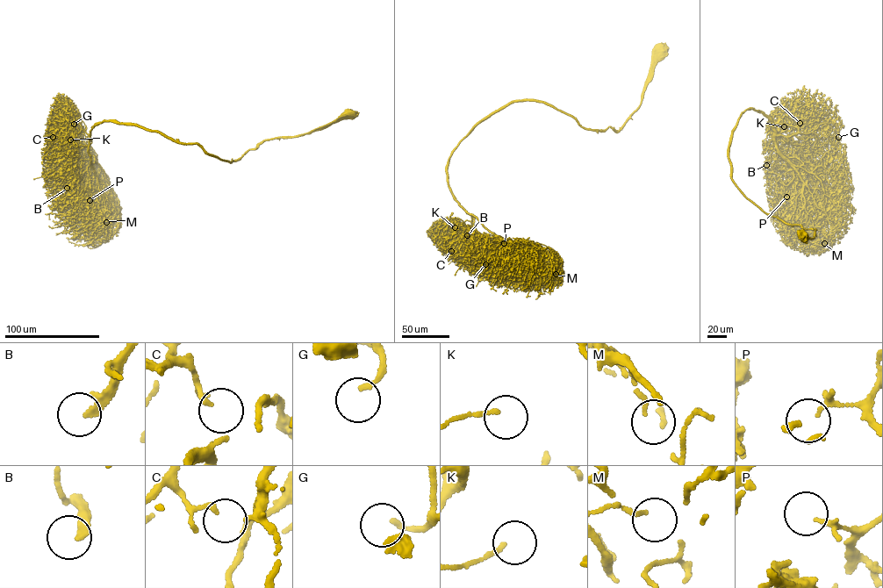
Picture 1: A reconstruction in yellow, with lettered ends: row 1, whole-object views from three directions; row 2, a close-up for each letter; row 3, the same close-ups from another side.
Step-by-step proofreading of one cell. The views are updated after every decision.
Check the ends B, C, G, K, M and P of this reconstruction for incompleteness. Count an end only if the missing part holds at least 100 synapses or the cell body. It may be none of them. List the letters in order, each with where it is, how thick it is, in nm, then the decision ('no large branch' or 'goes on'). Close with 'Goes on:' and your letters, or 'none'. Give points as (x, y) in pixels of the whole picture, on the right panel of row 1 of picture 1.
B: (766, 165) | 240 nm | goes on
C: (800, 123) | 90 nm | no large branch
G: (838, 137) | 150 nm | goes on
K: (784, 126) | 130 nm | no large branch
M: (824, 243) | 90 nm | no large branch
P: (786, 197) | 190 nm | no large branch
Goes on: B, G

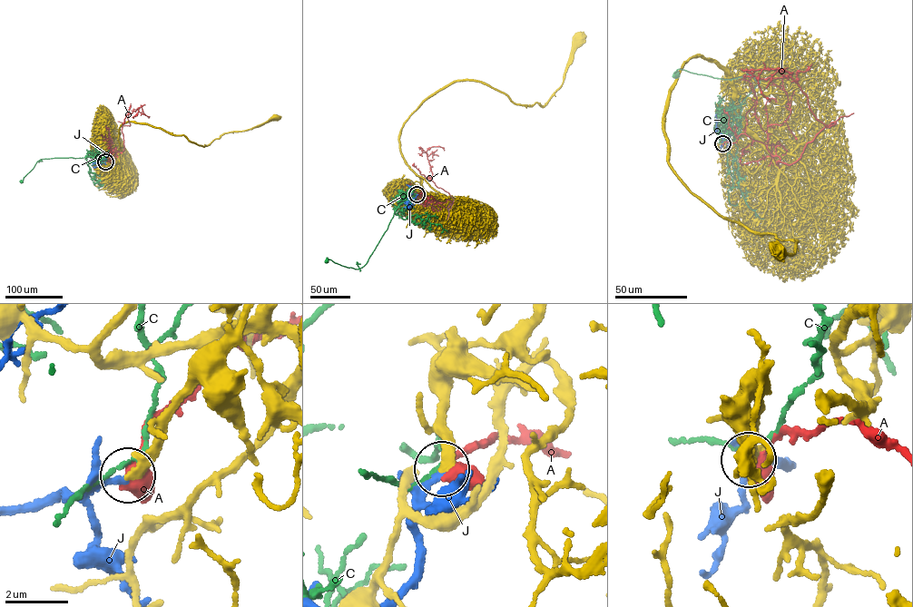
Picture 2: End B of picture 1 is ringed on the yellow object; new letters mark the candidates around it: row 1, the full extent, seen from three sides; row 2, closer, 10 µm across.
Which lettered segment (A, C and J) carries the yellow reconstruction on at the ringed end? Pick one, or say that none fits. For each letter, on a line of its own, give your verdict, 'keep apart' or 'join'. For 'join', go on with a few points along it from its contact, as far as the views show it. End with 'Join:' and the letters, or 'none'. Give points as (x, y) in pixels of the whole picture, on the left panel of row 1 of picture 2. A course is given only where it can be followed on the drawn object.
A: keep apart
C: keep apart
J: join; it runs (105, 162), (98, 162), (106, 157), (105, 151)
Join: J

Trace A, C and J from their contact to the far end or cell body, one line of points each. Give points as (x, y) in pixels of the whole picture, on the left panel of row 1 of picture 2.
A: (105, 161), (111, 151), (123, 151), (122, 132), (122, 125), (130, 125), (128, 115), (137, 109), (148, 118)
C: (105, 161), (105, 158), (93, 156), (42, 159), (21, 181)
J: (105, 162), (98, 162), (106, 157), (105, 151)

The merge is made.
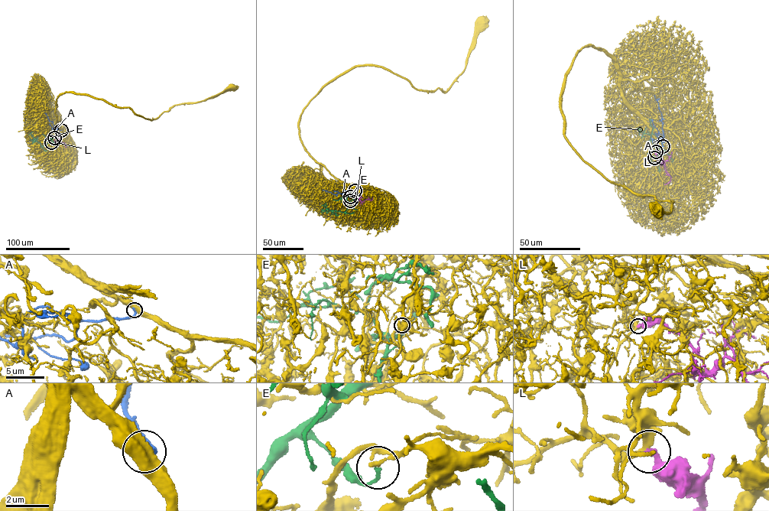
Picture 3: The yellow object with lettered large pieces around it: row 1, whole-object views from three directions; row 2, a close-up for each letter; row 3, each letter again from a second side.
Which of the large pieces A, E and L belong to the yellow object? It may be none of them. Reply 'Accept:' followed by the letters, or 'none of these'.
Accept: none of these

